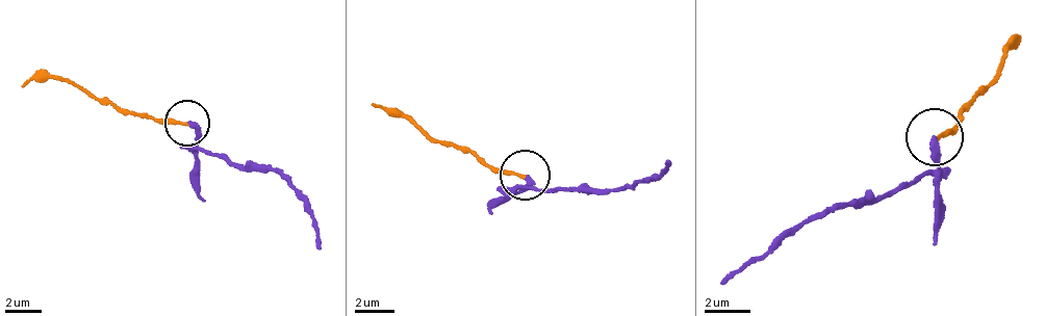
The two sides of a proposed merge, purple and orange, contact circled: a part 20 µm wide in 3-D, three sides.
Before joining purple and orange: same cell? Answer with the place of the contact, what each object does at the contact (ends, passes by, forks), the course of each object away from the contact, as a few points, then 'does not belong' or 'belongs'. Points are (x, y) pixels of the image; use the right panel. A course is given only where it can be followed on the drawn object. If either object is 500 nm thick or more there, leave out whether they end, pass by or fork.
(934, 137) | purple ends | orange ends | purple via (935, 139), (934, 165), (913, 183), (856, 207), (797, 226), (722, 282) | orange via (935, 139), (986, 88), (1000, 52), (1019, 43), (1018, 46) | does not belong

